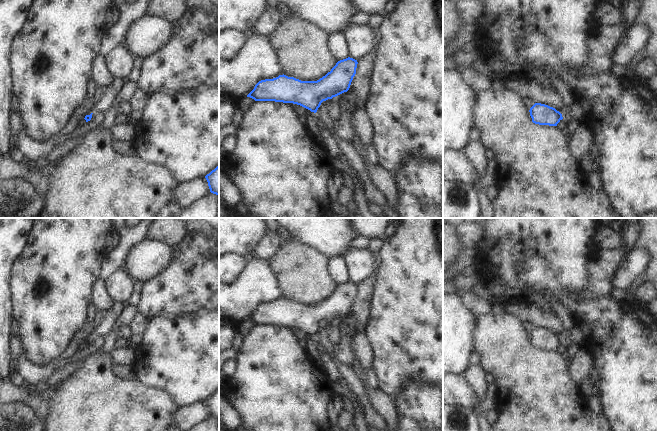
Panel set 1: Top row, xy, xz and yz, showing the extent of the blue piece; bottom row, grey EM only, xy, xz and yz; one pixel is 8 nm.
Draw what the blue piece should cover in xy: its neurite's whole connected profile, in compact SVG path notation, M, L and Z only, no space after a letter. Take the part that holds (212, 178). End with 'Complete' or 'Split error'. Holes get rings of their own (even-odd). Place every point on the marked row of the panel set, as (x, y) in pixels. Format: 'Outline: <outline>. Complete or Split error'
Outline: M219 165L205 176L210 192L219 195Z. Complete

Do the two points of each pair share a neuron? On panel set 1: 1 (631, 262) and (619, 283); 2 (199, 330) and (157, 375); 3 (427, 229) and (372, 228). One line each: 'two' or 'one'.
1: one
2: one
3: two

